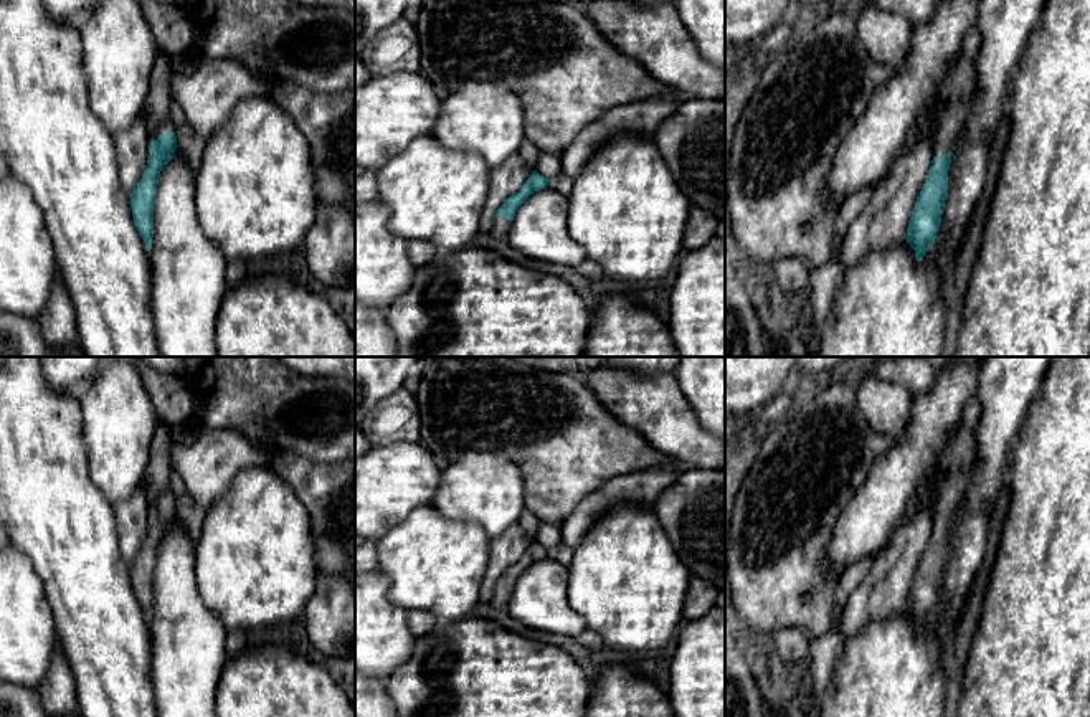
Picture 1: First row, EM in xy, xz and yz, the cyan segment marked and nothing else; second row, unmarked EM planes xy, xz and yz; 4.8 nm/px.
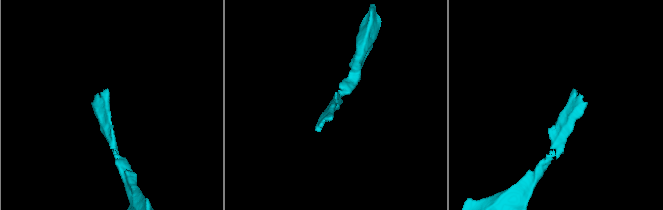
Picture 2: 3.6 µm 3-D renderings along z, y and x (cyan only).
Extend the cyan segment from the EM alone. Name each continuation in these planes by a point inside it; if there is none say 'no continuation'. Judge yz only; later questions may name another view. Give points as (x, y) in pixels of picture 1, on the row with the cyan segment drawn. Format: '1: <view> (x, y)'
1: yz (953, 106)

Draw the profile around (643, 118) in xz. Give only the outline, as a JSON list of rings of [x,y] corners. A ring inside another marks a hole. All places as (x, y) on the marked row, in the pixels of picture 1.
[[[669,88],[667,94],[606,111],[588,124],[563,152],[562,170],[576,178],[595,150],[619,134],[654,135],[659,124],[689,99],[692,99],[690,93]]]

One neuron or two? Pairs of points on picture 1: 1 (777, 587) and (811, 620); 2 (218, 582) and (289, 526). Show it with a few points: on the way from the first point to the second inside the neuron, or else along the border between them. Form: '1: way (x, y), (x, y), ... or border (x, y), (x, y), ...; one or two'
1: way (785, 593), (803, 612); one
2: way (236, 564), (271, 529); one

